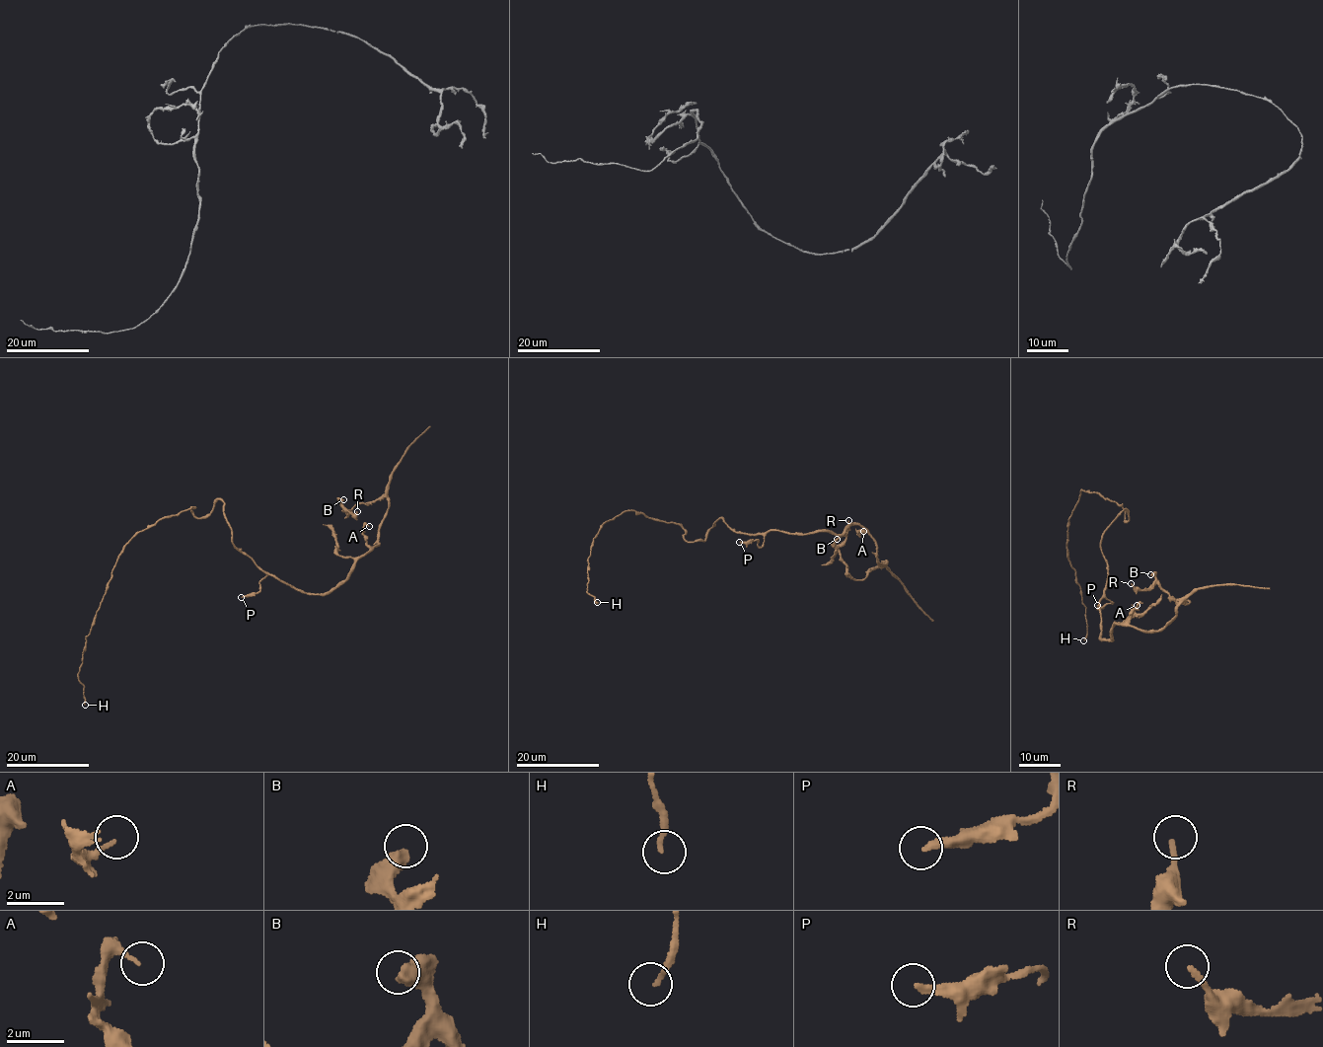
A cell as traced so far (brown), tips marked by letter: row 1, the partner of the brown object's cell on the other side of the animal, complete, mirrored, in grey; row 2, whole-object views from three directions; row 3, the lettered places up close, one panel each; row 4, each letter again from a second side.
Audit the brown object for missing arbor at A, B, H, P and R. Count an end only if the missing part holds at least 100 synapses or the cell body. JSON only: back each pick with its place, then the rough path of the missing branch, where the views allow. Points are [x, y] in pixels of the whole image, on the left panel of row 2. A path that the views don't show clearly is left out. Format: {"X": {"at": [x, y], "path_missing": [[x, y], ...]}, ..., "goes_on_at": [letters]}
{"goes_on_at": []}

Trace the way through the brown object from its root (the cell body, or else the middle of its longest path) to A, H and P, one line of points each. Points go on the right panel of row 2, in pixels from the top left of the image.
A: (1100, 542), (1108, 580), (1099, 603), (1101, 640), (1111, 639), (1112, 625), (1126, 623), (1137, 605)
H: (1100, 542), (1128, 514), (1081, 488), (1066, 545), (1085, 607), (1083, 640)
P: (1100, 542), (1108, 575), (1104, 595), (1112, 602), (1100, 608), (1097, 605)

